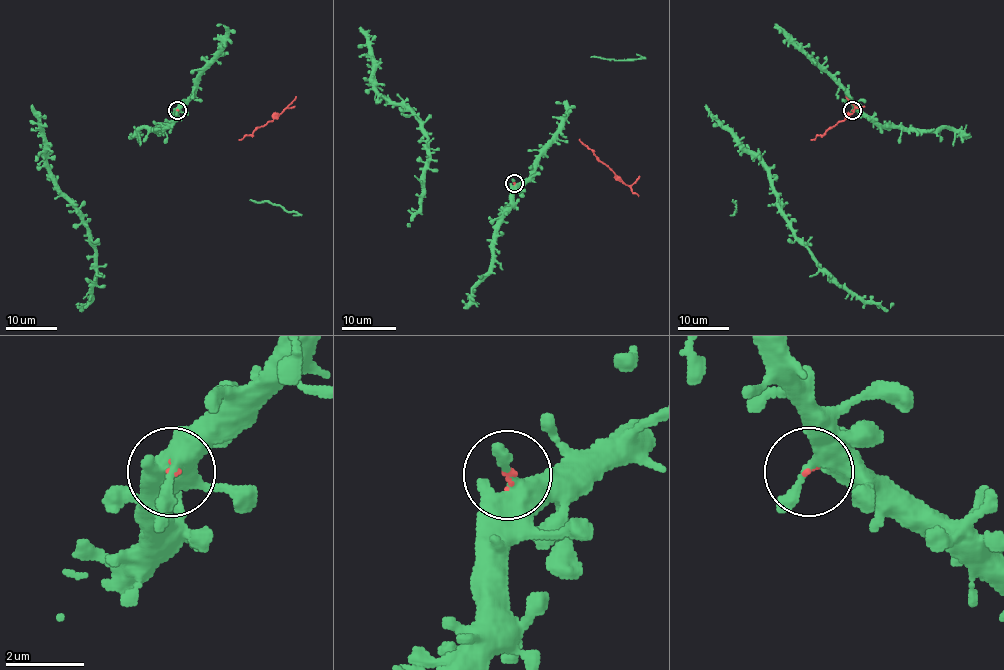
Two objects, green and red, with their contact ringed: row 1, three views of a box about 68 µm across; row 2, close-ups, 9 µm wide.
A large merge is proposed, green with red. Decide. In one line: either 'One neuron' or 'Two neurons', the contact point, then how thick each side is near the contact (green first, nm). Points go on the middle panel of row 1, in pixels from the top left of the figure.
One neuron. Place: (514, 183). Thickness 380 nm (green) against 80 nm

